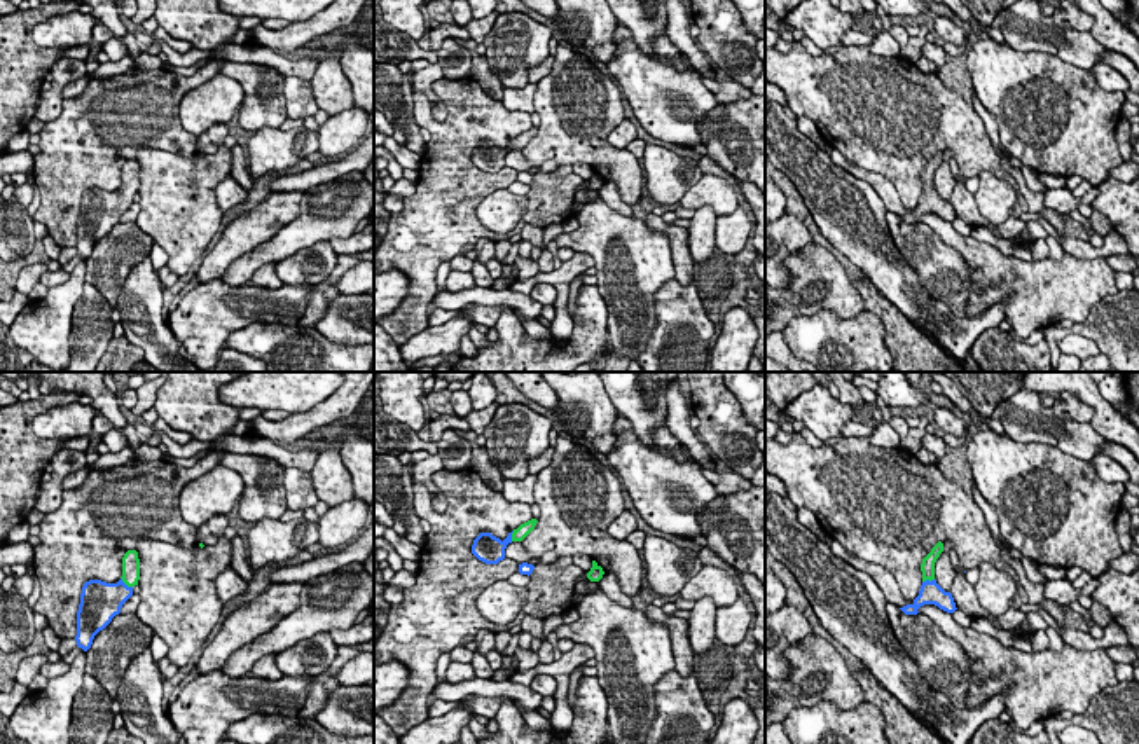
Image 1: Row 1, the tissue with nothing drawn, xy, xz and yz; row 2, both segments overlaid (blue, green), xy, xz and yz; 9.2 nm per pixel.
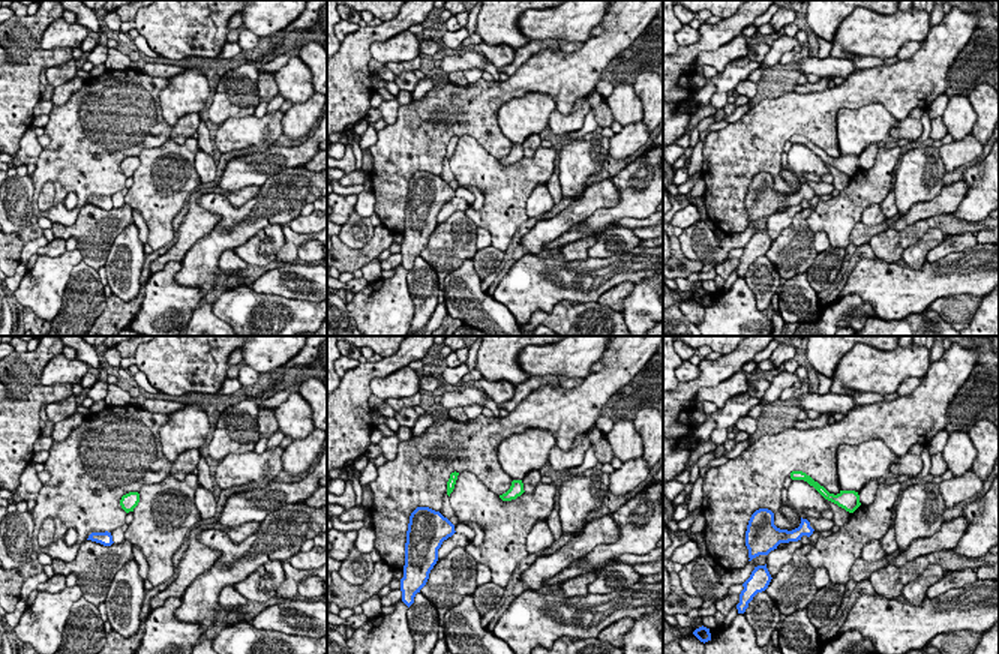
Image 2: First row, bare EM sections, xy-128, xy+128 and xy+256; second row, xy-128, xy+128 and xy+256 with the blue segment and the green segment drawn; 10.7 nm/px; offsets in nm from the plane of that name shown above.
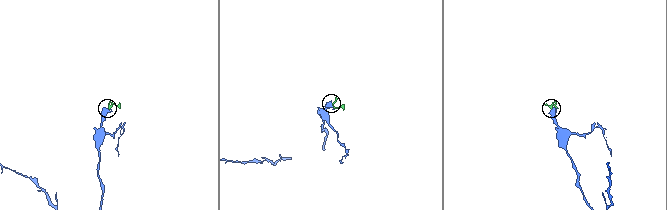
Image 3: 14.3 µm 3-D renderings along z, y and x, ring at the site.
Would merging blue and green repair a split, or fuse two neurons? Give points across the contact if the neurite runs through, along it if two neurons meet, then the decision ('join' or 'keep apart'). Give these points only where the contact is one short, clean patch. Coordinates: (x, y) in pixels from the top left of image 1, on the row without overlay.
way xy (103, 210), (124, 192), (130, 170); join

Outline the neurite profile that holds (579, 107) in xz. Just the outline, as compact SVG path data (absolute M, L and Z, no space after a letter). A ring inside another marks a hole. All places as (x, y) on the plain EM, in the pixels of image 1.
M557 45L552 72L540 79L535 91L535 112L540 115L540 126L535 138L521 150L531 166L542 166L554 161L556 166L583 162L589 164L604 182L615 182L622 201L636 204L641 199L643 173L638 157L627 148L615 148L608 136L624 121L624 96L617 82L604 75L587 56L568 47Z

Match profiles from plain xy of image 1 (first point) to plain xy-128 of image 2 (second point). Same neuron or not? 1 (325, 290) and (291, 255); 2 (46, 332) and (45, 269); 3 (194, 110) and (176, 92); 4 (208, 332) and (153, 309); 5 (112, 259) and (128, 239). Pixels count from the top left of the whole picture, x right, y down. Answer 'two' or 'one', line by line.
1: one
2: one
3: one
4: one
5: two

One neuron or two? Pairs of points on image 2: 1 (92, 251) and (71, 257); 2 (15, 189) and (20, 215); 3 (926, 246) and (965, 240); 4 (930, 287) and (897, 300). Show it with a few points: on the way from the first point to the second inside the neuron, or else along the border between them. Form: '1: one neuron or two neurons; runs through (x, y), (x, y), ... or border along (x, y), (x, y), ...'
1: two neurons; border along (77, 248), (83, 260)
2: one neuron; runs through (15, 195), (15, 209)
3: two neurons; border along (948, 236), (927, 254), (926, 260)
4: one neuron; runs through (923, 287), (905, 293)

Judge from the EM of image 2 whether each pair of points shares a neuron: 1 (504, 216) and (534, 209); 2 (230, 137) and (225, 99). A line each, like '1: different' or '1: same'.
1: different
2: different

